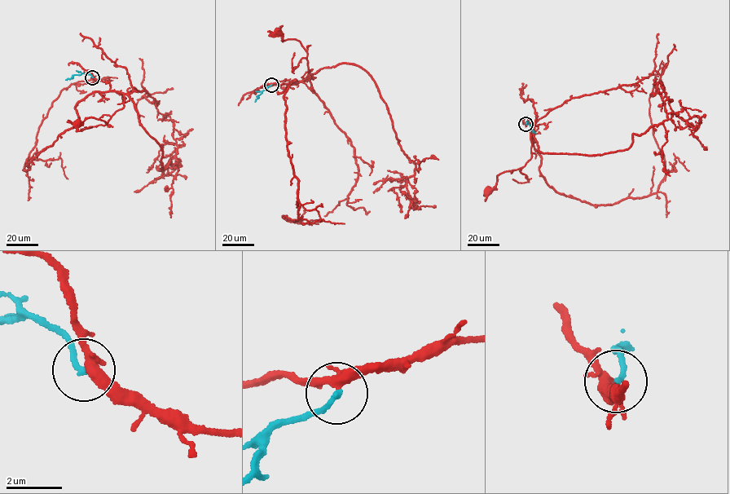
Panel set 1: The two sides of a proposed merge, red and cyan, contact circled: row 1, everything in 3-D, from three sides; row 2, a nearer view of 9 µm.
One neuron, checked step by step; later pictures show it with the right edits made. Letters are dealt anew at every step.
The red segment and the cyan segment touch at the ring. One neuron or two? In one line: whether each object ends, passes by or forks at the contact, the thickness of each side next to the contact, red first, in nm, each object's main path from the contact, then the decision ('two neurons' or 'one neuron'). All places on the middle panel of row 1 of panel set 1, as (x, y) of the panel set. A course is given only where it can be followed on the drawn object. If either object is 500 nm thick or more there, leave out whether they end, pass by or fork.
red passes by; cyan ends; calibres 340 and 200 nm; course red (271, 85), (286, 80), (301, 81), (312, 69), (308, 70), (307, 52), (299, 41), (283, 40), (278, 32); course cyan (271, 85), (257, 96), (255, 101); one neuron

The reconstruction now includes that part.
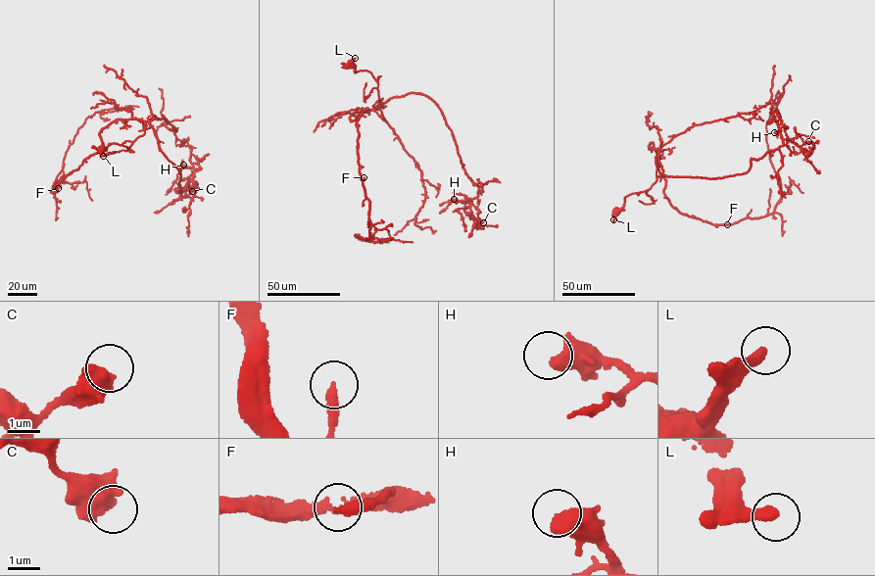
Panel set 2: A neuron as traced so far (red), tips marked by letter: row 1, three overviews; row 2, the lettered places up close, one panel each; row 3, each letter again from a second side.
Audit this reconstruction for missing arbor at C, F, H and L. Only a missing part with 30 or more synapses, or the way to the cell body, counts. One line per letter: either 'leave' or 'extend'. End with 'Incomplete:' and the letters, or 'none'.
C: leave
F: leave
H: extend
L: leave
Incomplete: H

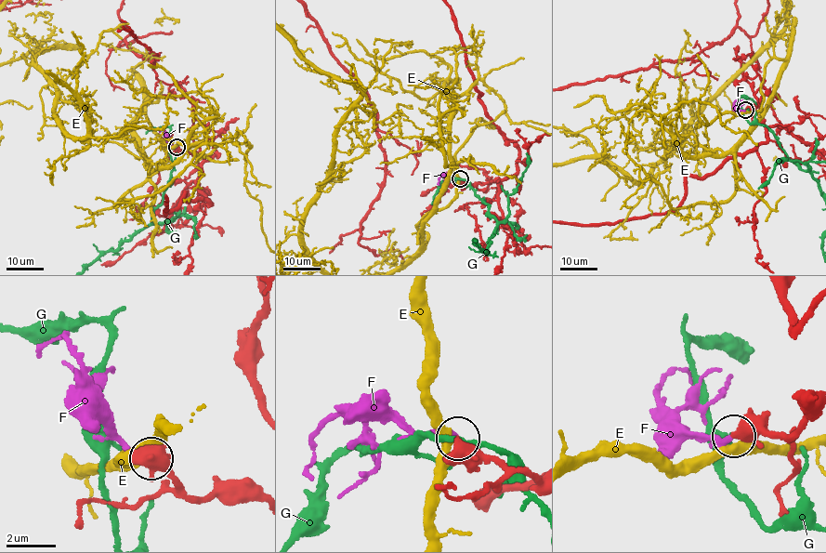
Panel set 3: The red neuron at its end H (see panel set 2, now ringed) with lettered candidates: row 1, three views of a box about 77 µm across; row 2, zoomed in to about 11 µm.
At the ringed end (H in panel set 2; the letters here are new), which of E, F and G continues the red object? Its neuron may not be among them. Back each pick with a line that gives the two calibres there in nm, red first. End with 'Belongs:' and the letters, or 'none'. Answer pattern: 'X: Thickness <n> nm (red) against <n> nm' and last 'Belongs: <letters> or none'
F: Thickness 440 nm (red) against 240 nm
Belongs: F

